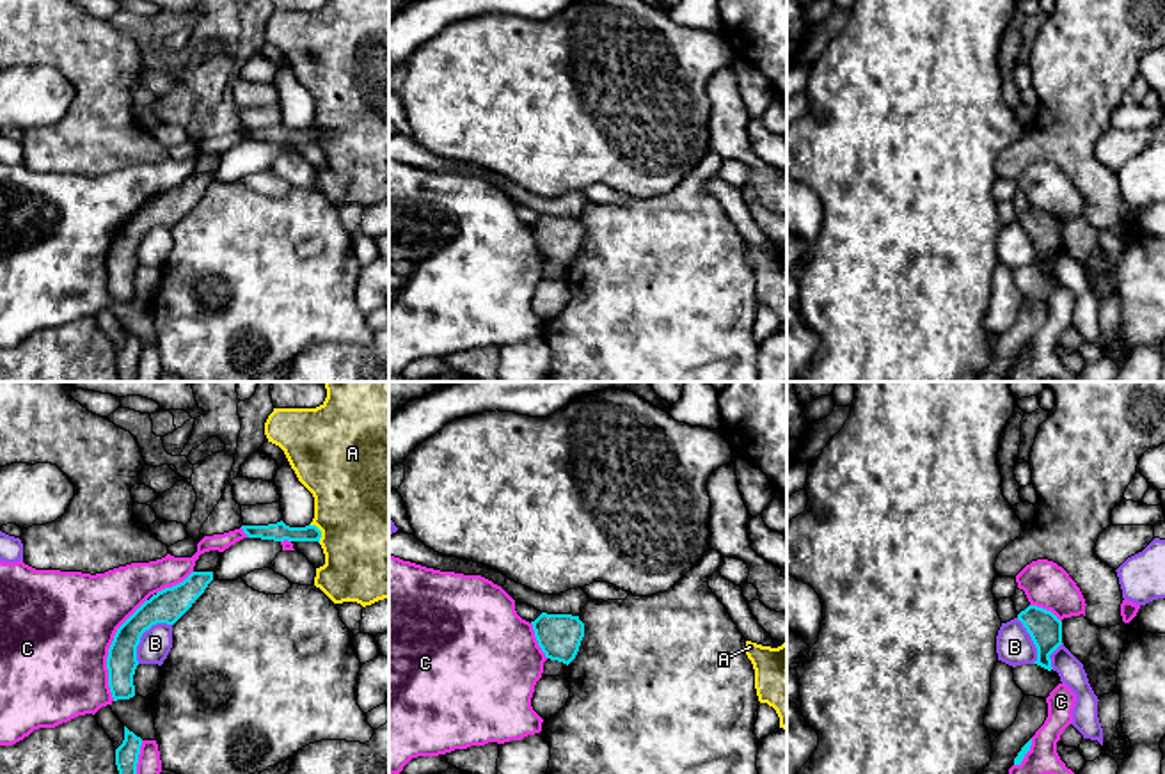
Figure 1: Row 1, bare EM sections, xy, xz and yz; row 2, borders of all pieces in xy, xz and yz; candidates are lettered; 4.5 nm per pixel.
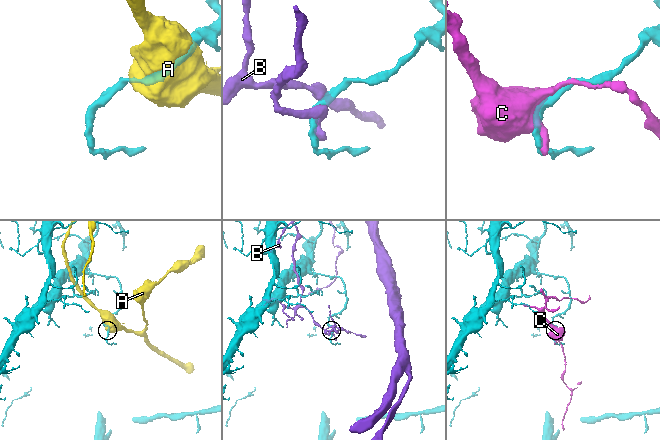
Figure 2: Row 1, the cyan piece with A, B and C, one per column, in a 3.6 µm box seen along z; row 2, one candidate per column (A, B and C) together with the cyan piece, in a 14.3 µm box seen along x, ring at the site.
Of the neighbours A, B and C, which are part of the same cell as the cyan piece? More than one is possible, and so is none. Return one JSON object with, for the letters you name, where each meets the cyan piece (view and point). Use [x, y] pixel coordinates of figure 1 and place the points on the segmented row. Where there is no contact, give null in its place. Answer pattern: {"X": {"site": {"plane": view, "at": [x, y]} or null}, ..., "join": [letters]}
{"join": []}

